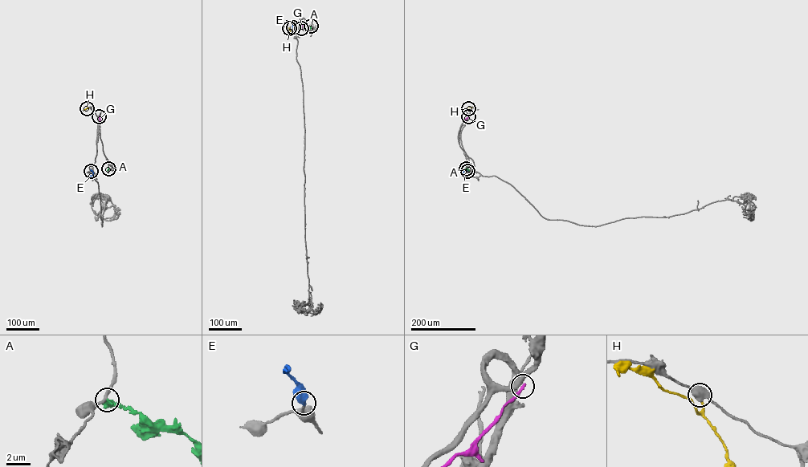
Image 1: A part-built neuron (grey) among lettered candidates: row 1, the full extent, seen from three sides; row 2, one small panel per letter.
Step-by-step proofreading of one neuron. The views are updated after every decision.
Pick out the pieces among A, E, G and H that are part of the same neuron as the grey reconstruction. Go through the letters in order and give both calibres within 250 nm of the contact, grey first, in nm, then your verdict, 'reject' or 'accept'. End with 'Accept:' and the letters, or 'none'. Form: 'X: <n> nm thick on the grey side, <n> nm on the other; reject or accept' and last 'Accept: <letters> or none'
A: 260 nm thick on the grey side, 550 nm on the other; reject
E: 200 nm thick on the grey side, 600 nm on the other; accept
G: 340 nm thick on the grey side, 280 nm on the other; reject
H: 460 nm thick on the grey side, 240 nm on the other; reject
Accept: E

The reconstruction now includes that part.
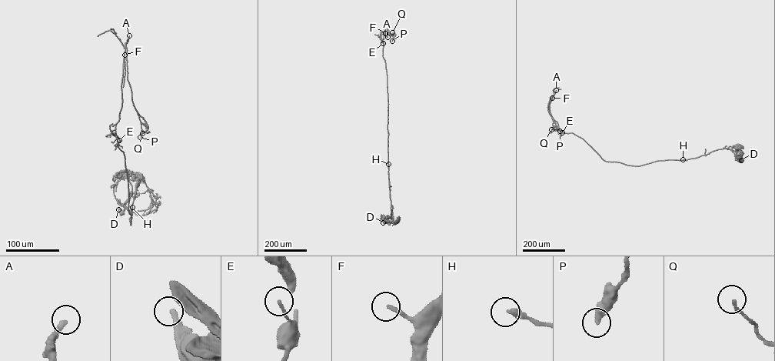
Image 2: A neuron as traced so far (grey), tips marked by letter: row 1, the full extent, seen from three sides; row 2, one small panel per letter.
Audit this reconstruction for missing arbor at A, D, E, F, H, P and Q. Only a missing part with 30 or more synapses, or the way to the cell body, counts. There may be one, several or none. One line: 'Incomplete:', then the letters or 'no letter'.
Incomplete: A, F

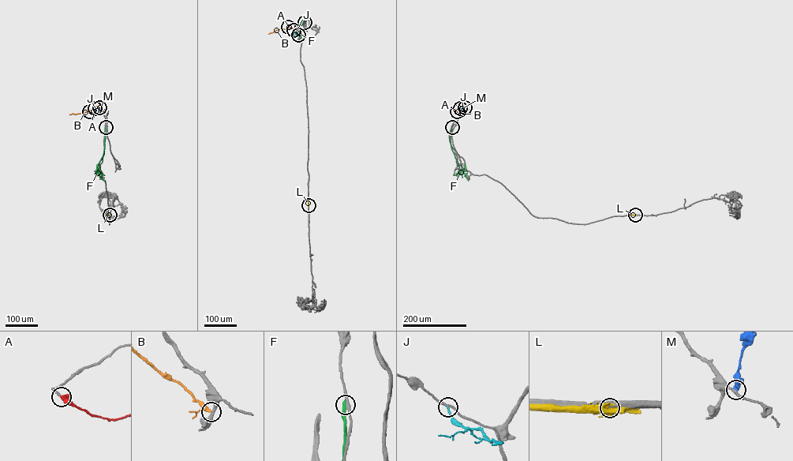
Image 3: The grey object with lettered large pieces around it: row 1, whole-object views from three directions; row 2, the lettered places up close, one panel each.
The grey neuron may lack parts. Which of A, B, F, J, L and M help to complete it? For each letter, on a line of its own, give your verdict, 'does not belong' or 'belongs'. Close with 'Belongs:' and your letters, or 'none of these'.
A: belongs
B: does not belong
F: does not belong
J: does not belong
L: does not belong
M: does not belong
Belongs: A

